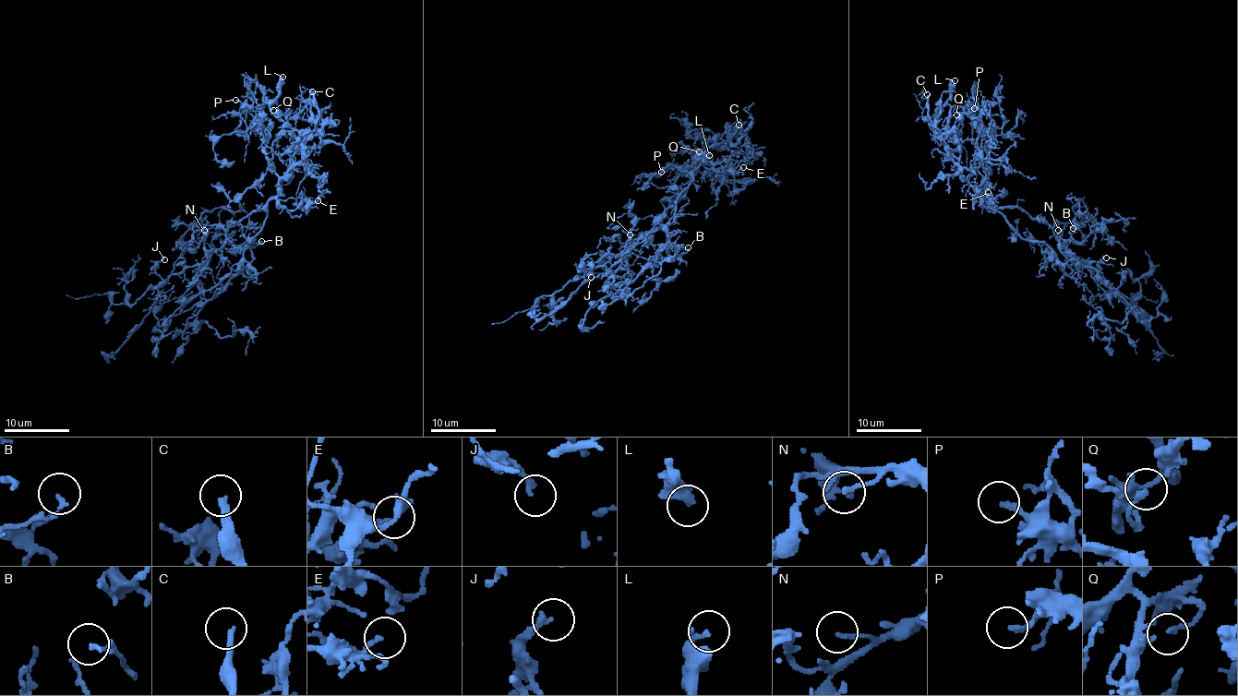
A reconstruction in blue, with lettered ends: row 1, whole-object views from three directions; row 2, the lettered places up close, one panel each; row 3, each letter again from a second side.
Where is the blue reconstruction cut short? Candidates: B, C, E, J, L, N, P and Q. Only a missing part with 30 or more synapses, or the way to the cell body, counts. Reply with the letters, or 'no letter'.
C

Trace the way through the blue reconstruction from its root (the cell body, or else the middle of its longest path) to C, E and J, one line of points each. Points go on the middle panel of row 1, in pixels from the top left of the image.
C: (667, 209), (684, 194), (692, 172), (703, 161), (703, 152), (724, 144), (745, 123), (739, 125)
E: (667, 209), (684, 194), (692, 180), (692, 172), (703, 162), (718, 163), (725, 170), (743, 167)
J: (667, 209), (653, 228), (627, 248), (602, 265), (591, 270), (582, 270), (591, 277)

